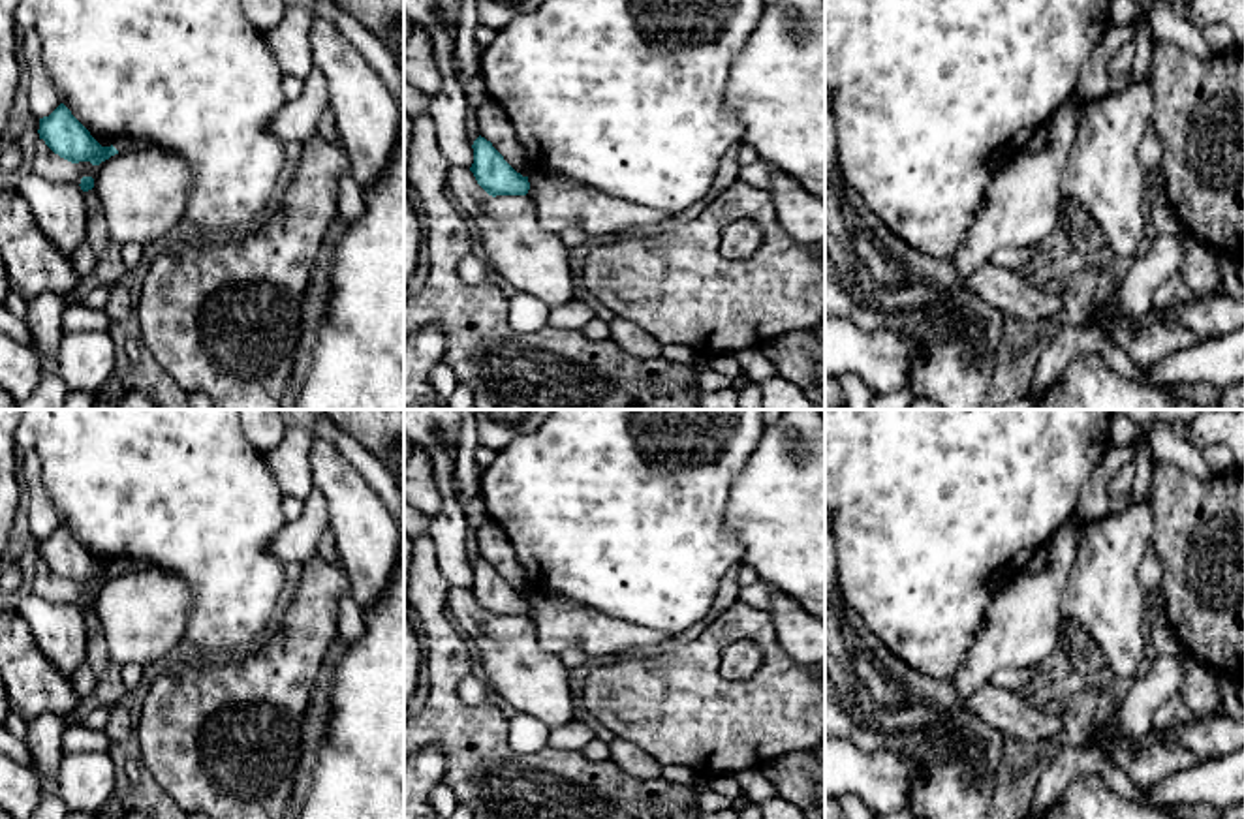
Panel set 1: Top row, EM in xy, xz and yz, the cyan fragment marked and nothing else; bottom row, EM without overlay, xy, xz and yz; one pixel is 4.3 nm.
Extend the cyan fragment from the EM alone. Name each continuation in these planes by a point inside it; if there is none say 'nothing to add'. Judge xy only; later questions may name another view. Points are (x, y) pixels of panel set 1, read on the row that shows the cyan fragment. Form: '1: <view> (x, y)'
1: xy (121, 145)

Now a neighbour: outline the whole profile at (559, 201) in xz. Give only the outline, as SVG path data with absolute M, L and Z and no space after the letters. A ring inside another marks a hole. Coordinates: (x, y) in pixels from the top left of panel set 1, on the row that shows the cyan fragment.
M532 173L528 197L545 231L562 233L569 225L588 235L611 235L630 227L665 227L673 214L654 212L626 199L609 197L566 177Z

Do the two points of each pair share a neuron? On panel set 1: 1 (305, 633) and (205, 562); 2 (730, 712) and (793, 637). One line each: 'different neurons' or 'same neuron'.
1: different neurons
2: different neurons

